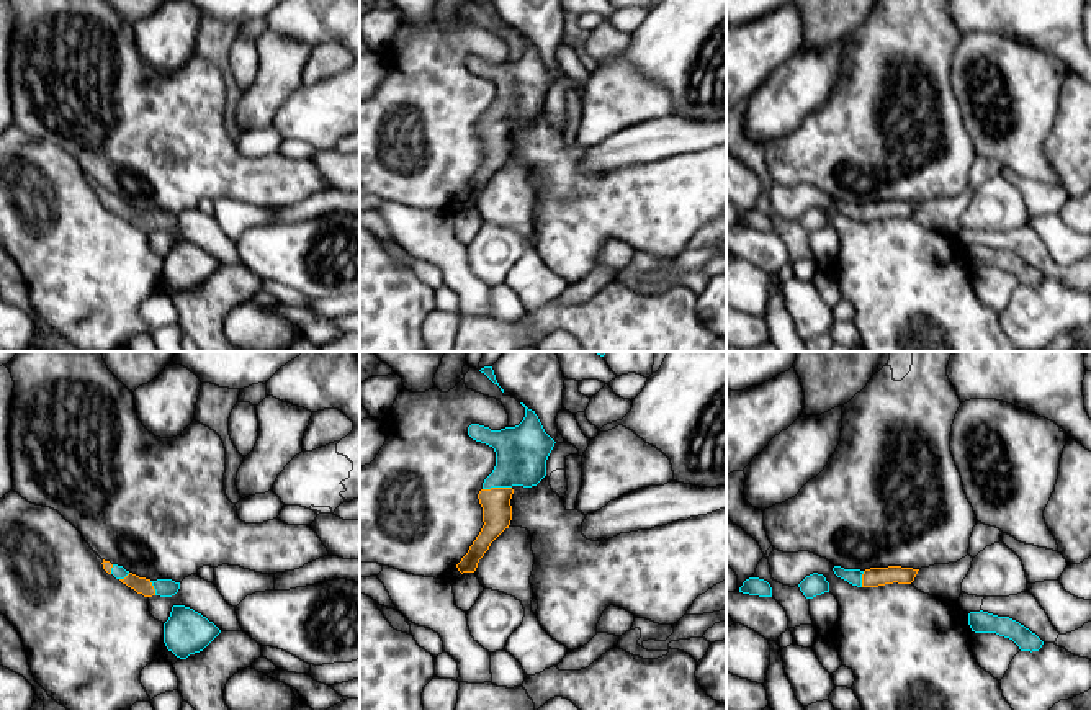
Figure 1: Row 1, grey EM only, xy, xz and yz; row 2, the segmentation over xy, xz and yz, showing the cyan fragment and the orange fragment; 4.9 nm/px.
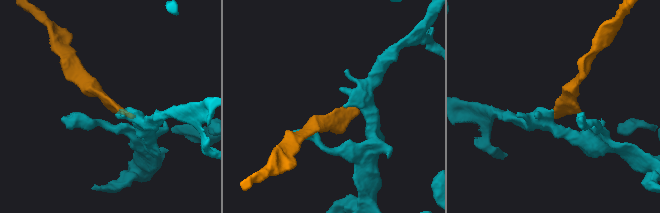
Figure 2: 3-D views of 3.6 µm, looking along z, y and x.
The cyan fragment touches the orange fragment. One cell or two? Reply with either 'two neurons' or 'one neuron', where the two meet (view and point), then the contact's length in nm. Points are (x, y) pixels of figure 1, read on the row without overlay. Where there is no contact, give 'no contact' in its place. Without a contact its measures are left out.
one neuron; meets cyan in xz at (496, 120); contact 140 nm long

